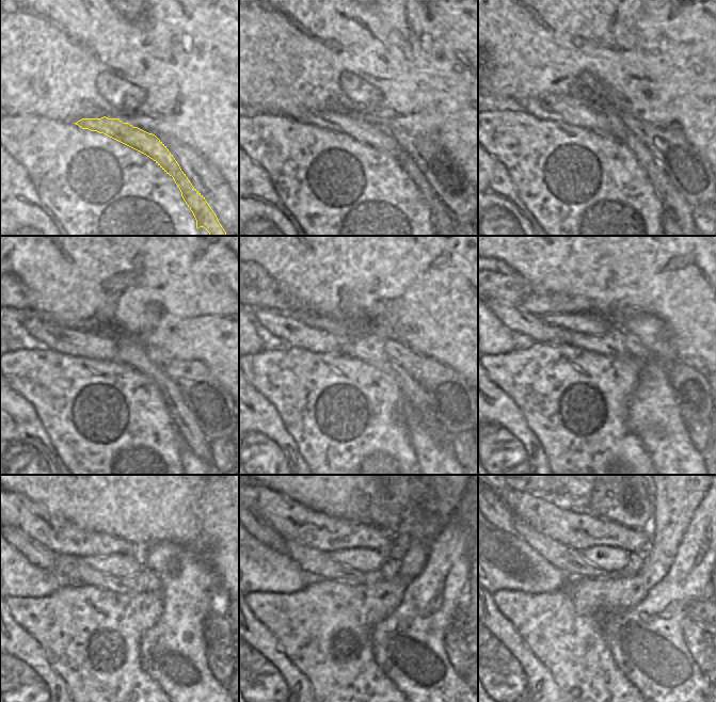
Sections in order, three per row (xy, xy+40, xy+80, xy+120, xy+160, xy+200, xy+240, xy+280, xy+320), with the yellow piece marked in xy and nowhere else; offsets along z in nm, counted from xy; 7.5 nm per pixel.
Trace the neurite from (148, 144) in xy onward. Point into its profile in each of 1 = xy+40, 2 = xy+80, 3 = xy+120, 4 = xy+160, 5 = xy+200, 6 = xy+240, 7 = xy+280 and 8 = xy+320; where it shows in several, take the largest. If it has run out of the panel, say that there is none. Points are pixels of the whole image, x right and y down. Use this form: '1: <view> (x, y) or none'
1: xy+40 (372, 136)
2: xy+80 (565, 109)
3: xy+120 (76, 342)
4: xy+160 (293, 333)
5: xy+200 (526, 323)
6: xy+240 (37, 554)
7: xy+280 (260, 530)
8: xy+320 (499, 515)

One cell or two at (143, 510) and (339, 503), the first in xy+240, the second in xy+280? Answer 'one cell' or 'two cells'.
one cell

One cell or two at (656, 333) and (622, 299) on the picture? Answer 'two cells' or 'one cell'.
two cells

